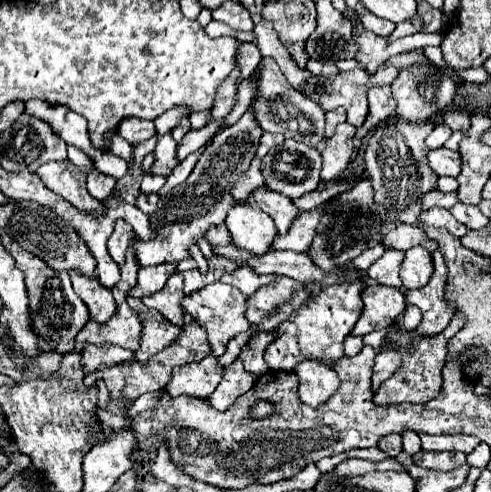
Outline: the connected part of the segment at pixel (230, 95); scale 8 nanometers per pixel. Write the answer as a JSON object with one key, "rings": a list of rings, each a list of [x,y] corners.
{"rings":[[[235,69],[227,79],[225,83],[221,83],[221,87],[217,87],[217,95],[215,95],[215,103],[211,107],[211,121],[217,121],[217,119],[223,119],[233,103],[235,103],[235,93],[237,93],[237,87],[235,87],[235,81],[239,77],[239,69]]]}

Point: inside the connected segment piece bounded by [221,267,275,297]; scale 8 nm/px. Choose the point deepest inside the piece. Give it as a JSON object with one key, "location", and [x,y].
{"location":[245,279]}

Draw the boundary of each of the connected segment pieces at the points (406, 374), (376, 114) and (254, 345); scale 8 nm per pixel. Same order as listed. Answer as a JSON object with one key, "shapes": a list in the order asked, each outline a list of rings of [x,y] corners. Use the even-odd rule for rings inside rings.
{"shapes":[[[[457,313],[453,315],[449,327],[445,331],[441,331],[439,335],[435,337],[419,337],[419,339],[411,339],[411,331],[391,331],[387,335],[387,339],[397,345],[397,347],[409,347],[409,353],[407,349],[397,349],[403,357],[403,365],[395,371],[393,377],[389,377],[381,389],[375,393],[373,397],[373,403],[375,405],[381,405],[381,407],[387,407],[387,405],[397,405],[397,403],[427,403],[431,401],[433,397],[439,395],[441,391],[441,369],[445,365],[445,357],[447,357],[447,341],[465,325],[465,319]]],[[[371,87],[367,91],[367,99],[369,99],[369,113],[365,123],[357,129],[357,135],[355,135],[357,139],[363,139],[371,127],[377,127],[381,121],[395,115],[395,103],[389,87]]],[[[269,331],[269,333],[255,333],[253,339],[245,345],[243,353],[239,355],[239,359],[243,361],[243,367],[245,371],[253,373],[255,377],[263,375],[265,371],[269,371],[269,367],[265,367],[265,361],[263,361],[263,353],[267,349],[267,345],[275,339],[275,335]]]]}

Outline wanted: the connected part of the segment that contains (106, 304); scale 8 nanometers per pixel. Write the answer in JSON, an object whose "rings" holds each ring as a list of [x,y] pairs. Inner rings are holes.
{"rings":[[[73,271],[69,275],[73,281],[75,293],[89,307],[91,319],[95,319],[99,323],[107,321],[115,313],[115,301],[111,297],[111,291],[105,289],[97,279],[85,279],[85,275],[81,275],[81,271]]]}

